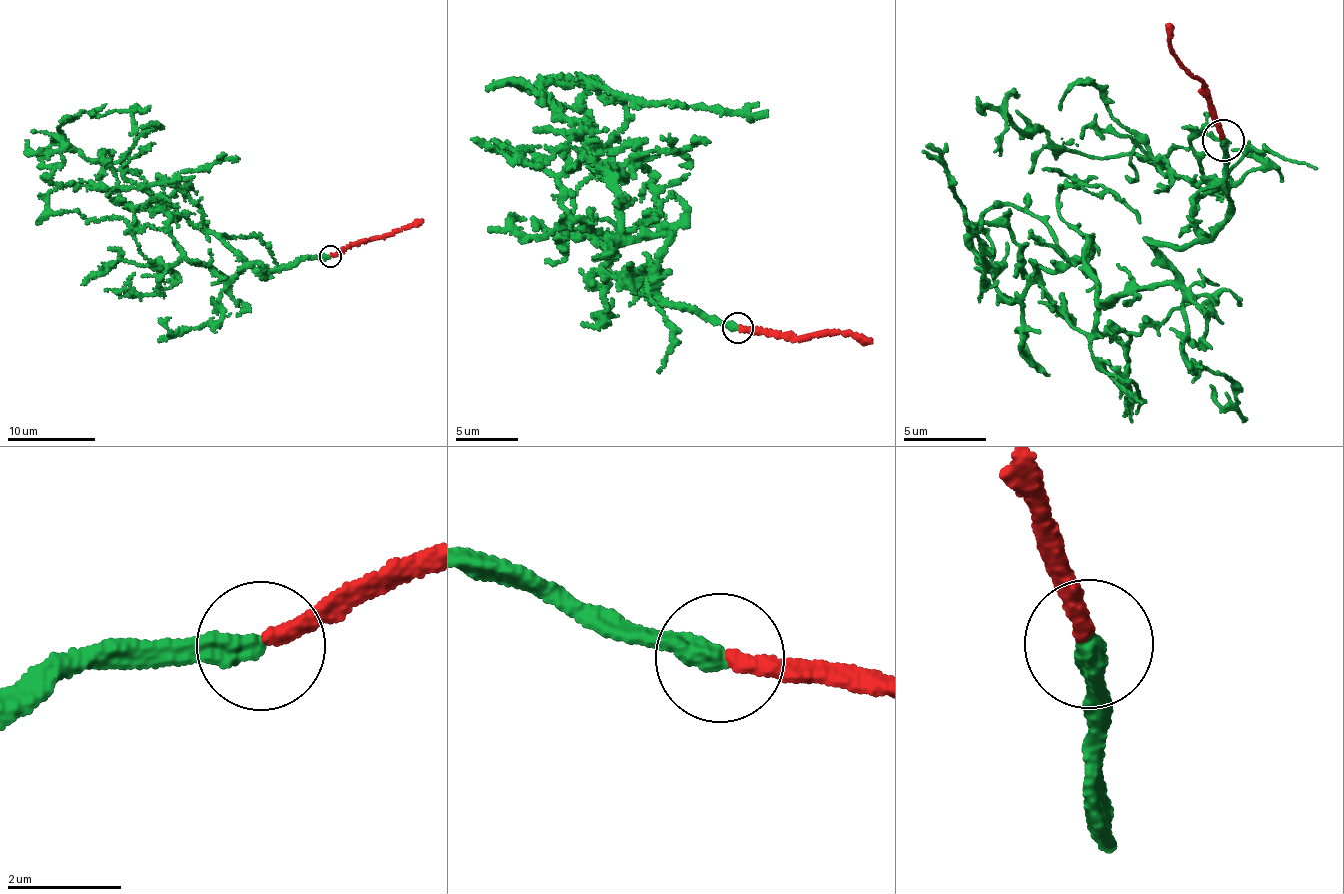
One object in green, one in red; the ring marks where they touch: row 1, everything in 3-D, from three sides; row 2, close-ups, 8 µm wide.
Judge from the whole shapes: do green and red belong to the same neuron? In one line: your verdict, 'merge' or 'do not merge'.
merge

